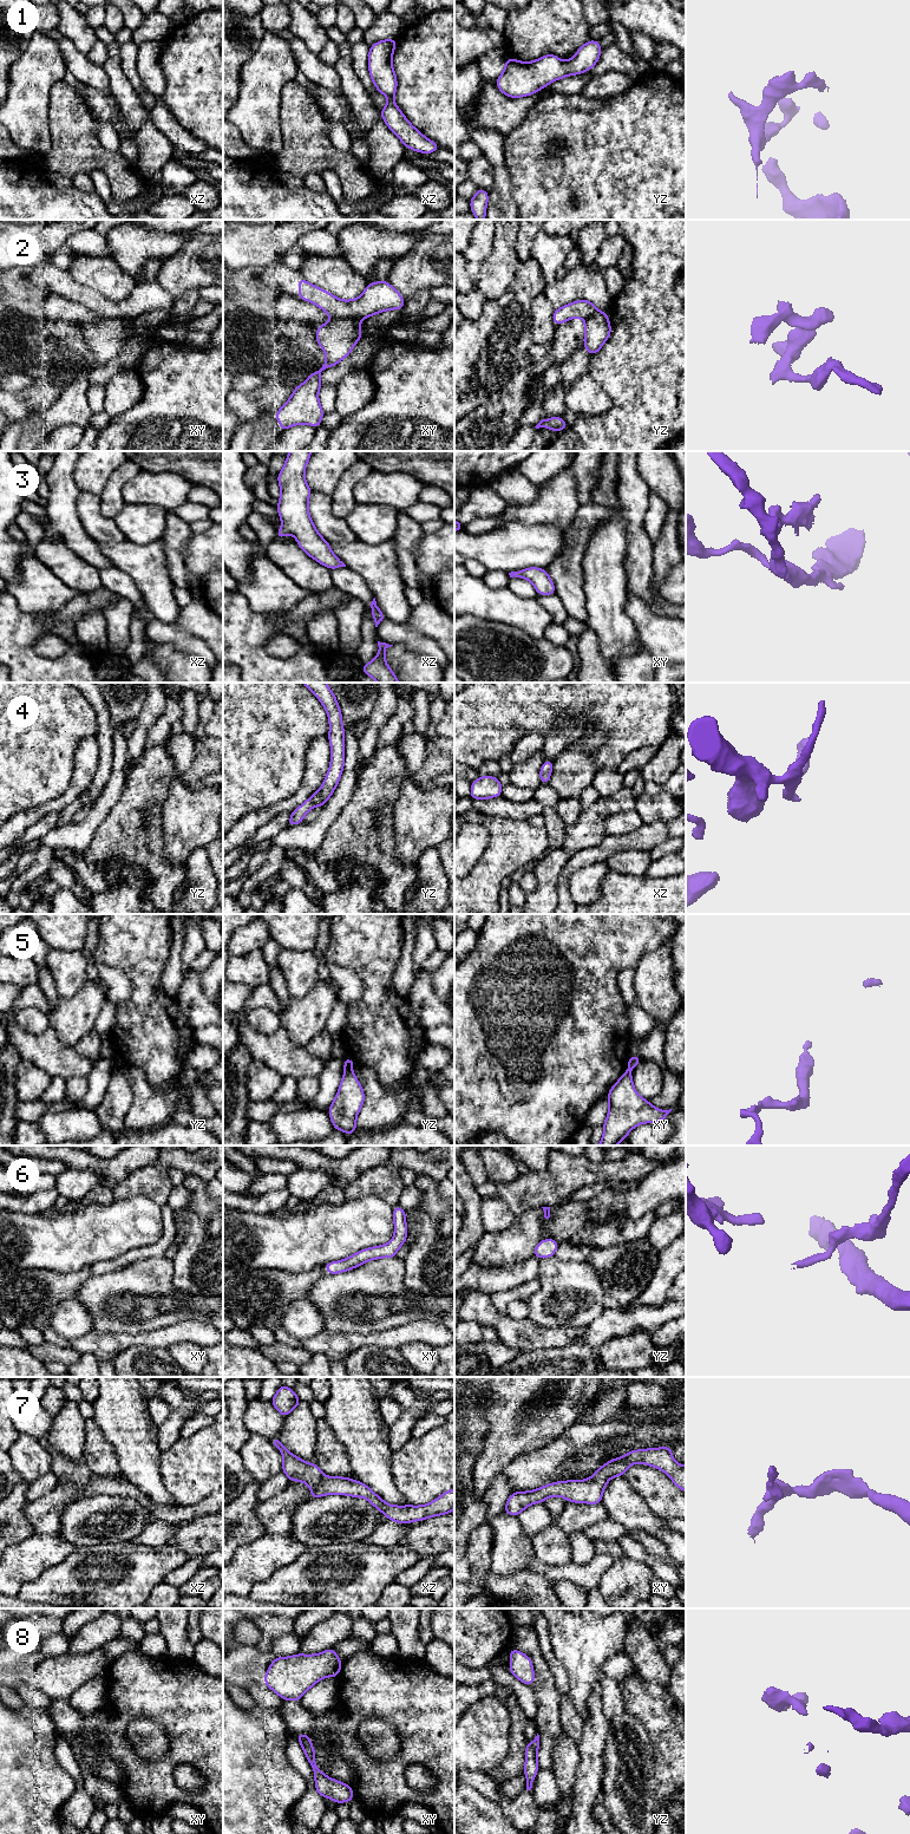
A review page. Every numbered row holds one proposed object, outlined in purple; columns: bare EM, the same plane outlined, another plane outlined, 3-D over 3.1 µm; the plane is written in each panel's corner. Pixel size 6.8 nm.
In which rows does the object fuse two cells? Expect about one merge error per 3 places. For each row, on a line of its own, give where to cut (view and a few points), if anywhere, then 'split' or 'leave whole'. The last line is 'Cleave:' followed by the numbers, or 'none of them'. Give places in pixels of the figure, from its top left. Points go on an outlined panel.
1: no cut; leave whole
2: cut in xy along (360, 318), (332, 319); split
3: no cut; leave whole
4: no cut; leave whole
5: cut in yz along (345, 1068), (349, 1069); split
6: no cut; leave whole
7: no cut; leave whole
8: no cut; leave whole
Cleave: 2, 5

